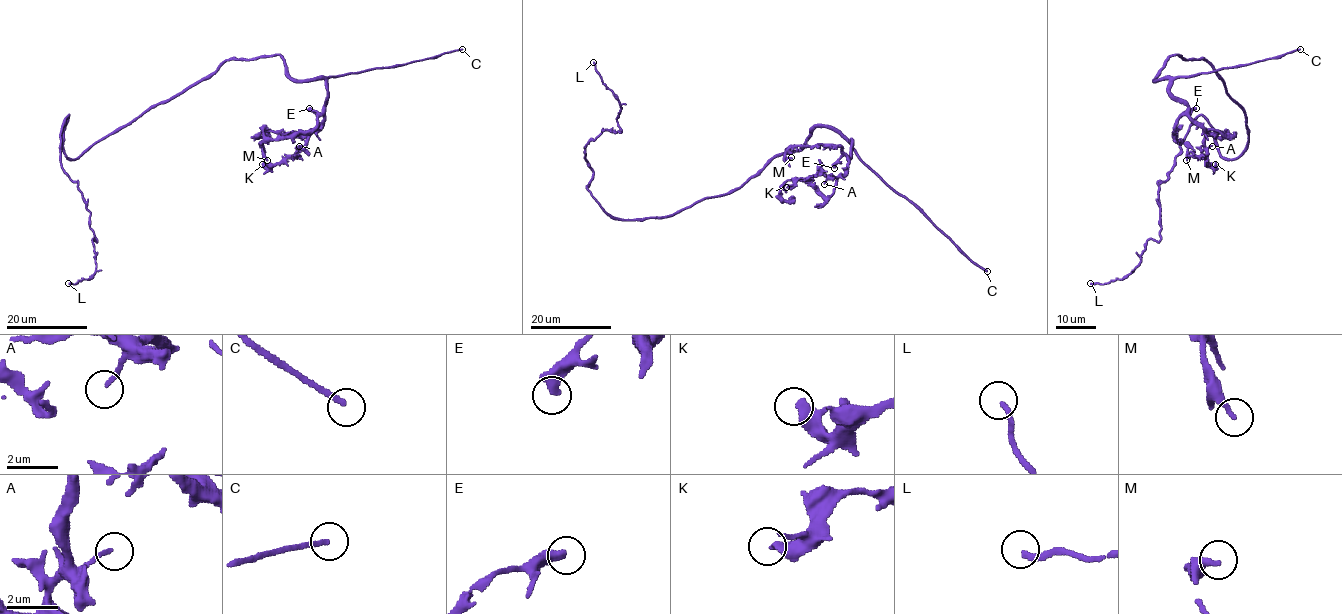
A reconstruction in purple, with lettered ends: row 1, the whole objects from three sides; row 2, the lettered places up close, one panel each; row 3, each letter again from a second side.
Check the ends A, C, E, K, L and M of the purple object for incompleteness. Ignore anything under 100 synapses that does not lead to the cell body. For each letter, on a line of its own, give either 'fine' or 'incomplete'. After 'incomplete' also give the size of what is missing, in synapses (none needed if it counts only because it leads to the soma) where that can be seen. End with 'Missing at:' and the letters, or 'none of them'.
A: fine
C: incomplete; 200 synapses
E: fine
K: fine
L: fine
M: fine
Missing at: C

